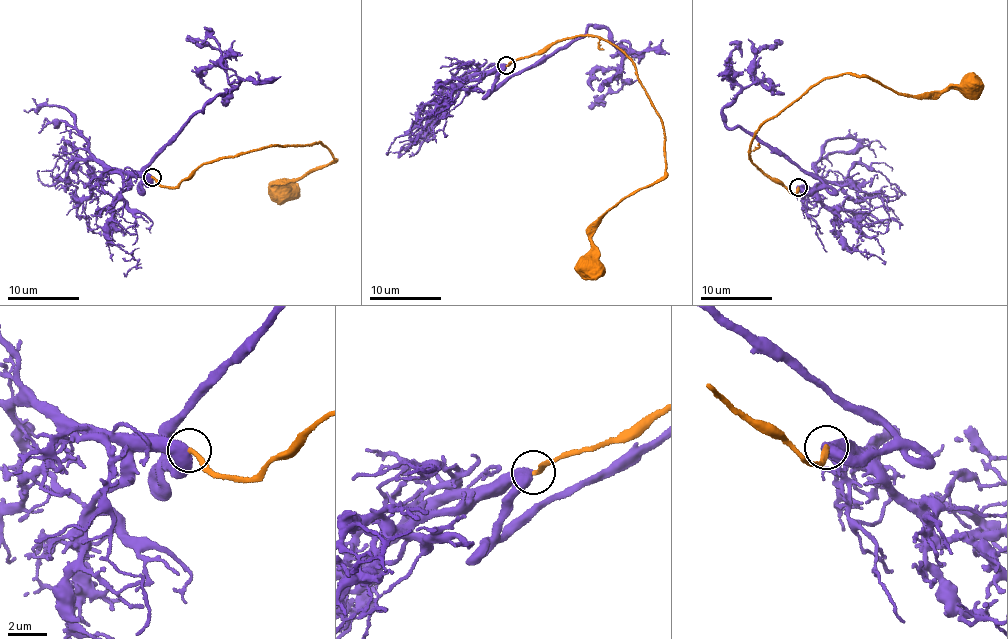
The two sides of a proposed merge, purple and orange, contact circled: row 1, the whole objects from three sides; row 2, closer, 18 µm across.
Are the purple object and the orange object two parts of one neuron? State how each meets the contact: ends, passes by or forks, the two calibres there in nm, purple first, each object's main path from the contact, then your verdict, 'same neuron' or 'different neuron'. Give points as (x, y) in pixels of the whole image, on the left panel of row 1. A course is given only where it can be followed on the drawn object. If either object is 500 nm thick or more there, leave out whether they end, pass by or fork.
550 nm thick on the purple side, 260 nm on the other; purple runs (152, 176), (148, 183), (143, 177), (193, 115), (234, 90), (226, 74), (225, 53), (187, 37); orange runs (152, 176), (179, 186), (217, 159), (274, 145), (324, 145), (334, 159), (276, 181), (281, 191); same neuron

